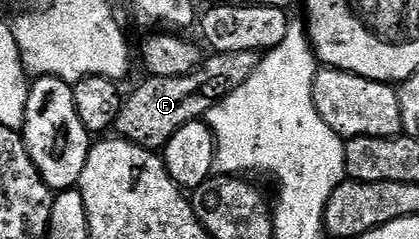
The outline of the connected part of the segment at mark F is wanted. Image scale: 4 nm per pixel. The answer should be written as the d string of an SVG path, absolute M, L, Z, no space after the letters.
M239 50L213 54L210 57L210 60L208 57L201 67L183 78L145 78L130 96L128 93L124 97L115 125L116 135L144 148L164 149L165 143L171 138L171 134L175 134L175 130L179 130L179 126L208 117L209 111L224 96L243 86L243 82L247 82L247 78L257 69L262 53Z

